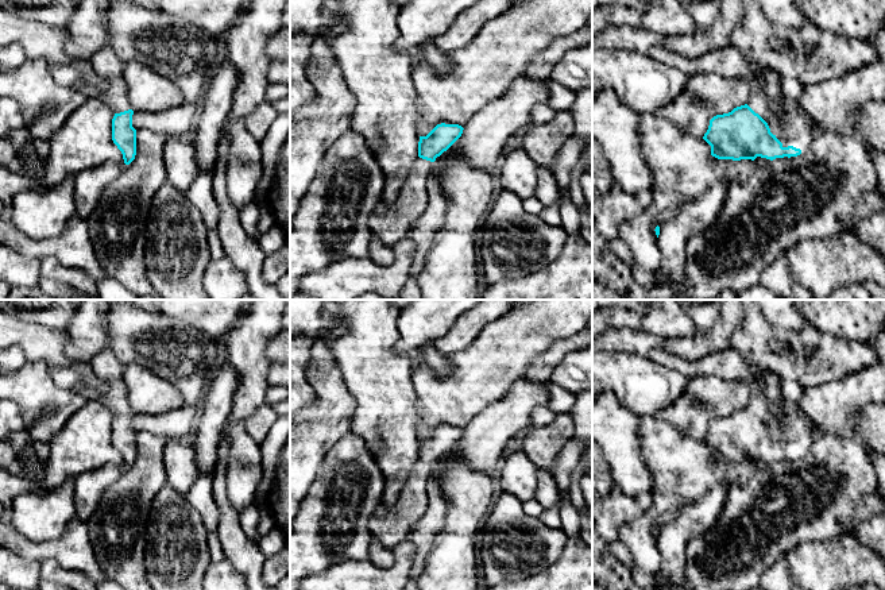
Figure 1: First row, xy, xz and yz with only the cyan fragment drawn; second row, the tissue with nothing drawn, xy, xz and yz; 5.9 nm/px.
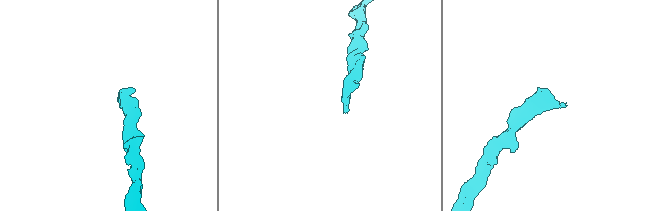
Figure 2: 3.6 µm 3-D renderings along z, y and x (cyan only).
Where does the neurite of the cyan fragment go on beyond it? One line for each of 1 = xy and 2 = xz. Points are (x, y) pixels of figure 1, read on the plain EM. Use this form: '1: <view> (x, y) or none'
1: xy (115, 397)
2: xz (389, 524)

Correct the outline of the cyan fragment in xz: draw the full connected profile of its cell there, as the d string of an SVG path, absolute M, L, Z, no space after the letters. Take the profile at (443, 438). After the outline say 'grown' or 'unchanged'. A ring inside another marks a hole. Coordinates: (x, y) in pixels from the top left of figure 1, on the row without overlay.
M437 427L426 439L420 439L418 460L413 464L407 481L393 505L379 504L370 517L371 539L380 545L394 548L407 540L428 506L428 482L433 464L463 436L459 427Z; grown

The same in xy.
M123 379L105 382L107 392L97 398L113 413L112 443L123 456L125 467L130 467L136 458L136 432L132 429L131 406L127 398L127 389Z; grown

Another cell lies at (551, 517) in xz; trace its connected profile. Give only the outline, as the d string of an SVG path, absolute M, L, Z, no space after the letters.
M557 502L550 509L544 509L541 516L538 517L544 524L552 527L552 528L560 528L561 527L561 518L560 518L560 502Z

